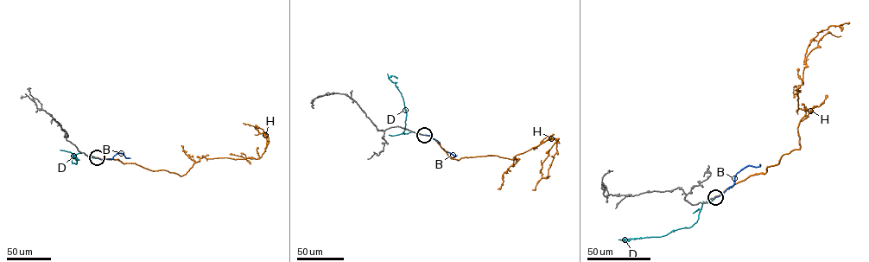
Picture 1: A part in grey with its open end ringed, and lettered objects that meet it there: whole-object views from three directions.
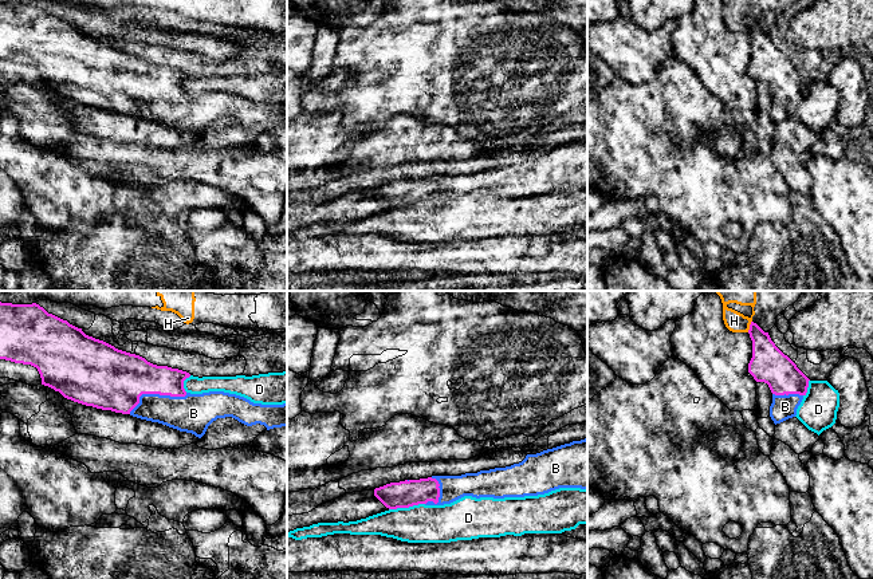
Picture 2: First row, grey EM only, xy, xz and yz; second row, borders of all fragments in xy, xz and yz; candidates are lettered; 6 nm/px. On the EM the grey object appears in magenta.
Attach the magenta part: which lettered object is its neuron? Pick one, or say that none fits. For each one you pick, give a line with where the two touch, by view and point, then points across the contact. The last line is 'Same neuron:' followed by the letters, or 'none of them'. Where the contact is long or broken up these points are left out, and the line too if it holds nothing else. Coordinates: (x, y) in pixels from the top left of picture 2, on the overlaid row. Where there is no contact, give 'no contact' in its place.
B: xy (154, 393)
Same neuron: B

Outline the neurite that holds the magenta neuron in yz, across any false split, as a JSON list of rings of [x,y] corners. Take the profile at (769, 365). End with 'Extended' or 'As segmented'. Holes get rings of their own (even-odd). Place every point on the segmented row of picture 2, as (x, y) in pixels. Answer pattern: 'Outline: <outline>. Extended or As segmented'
Outline: [[[751,322],[748,334],[752,340],[748,373],[756,382],[767,383],[772,393],[771,420],[776,425],[795,417],[810,379],[756,323]]]. Extended

